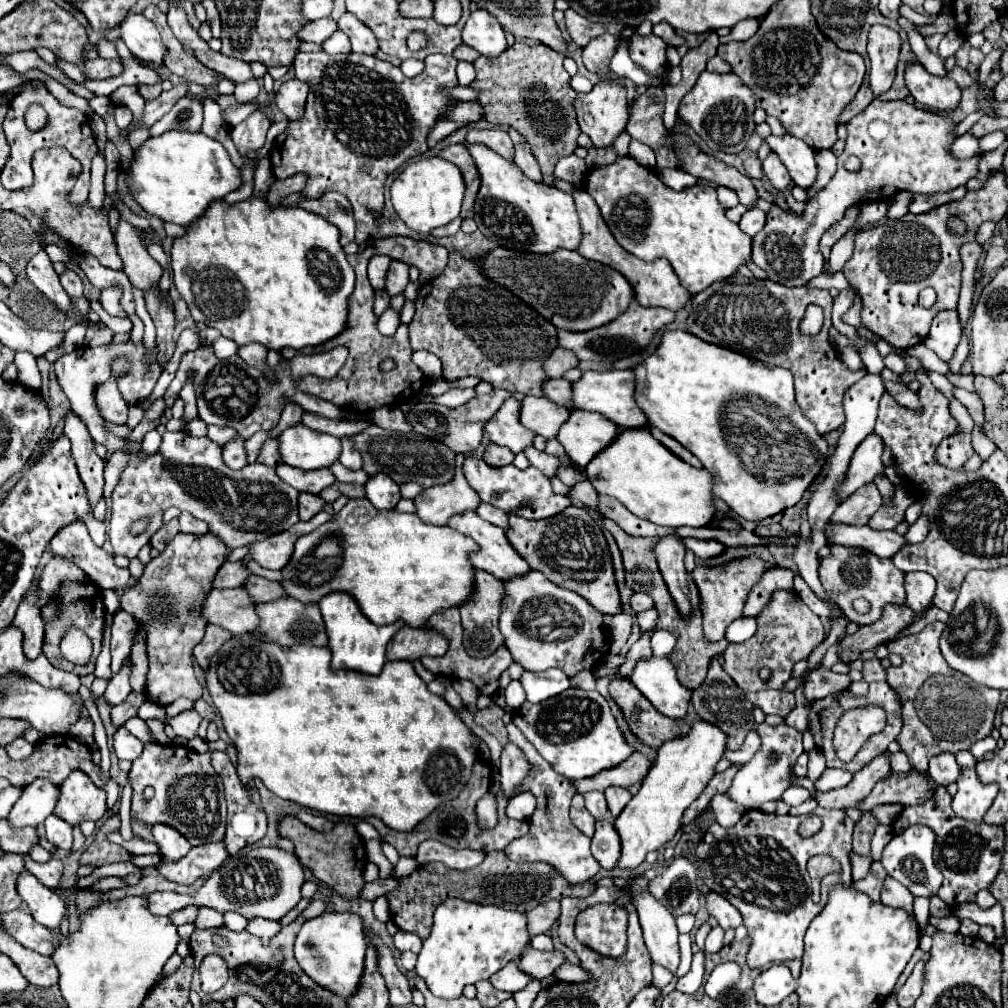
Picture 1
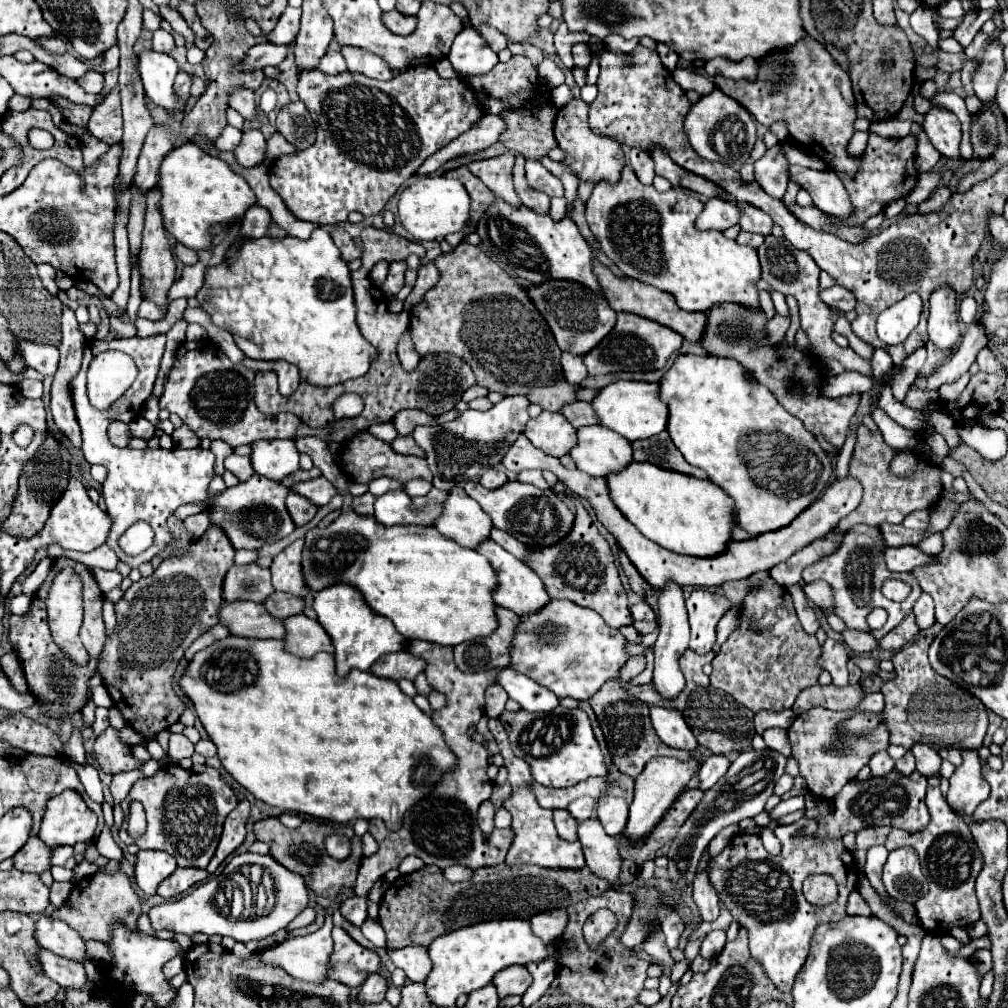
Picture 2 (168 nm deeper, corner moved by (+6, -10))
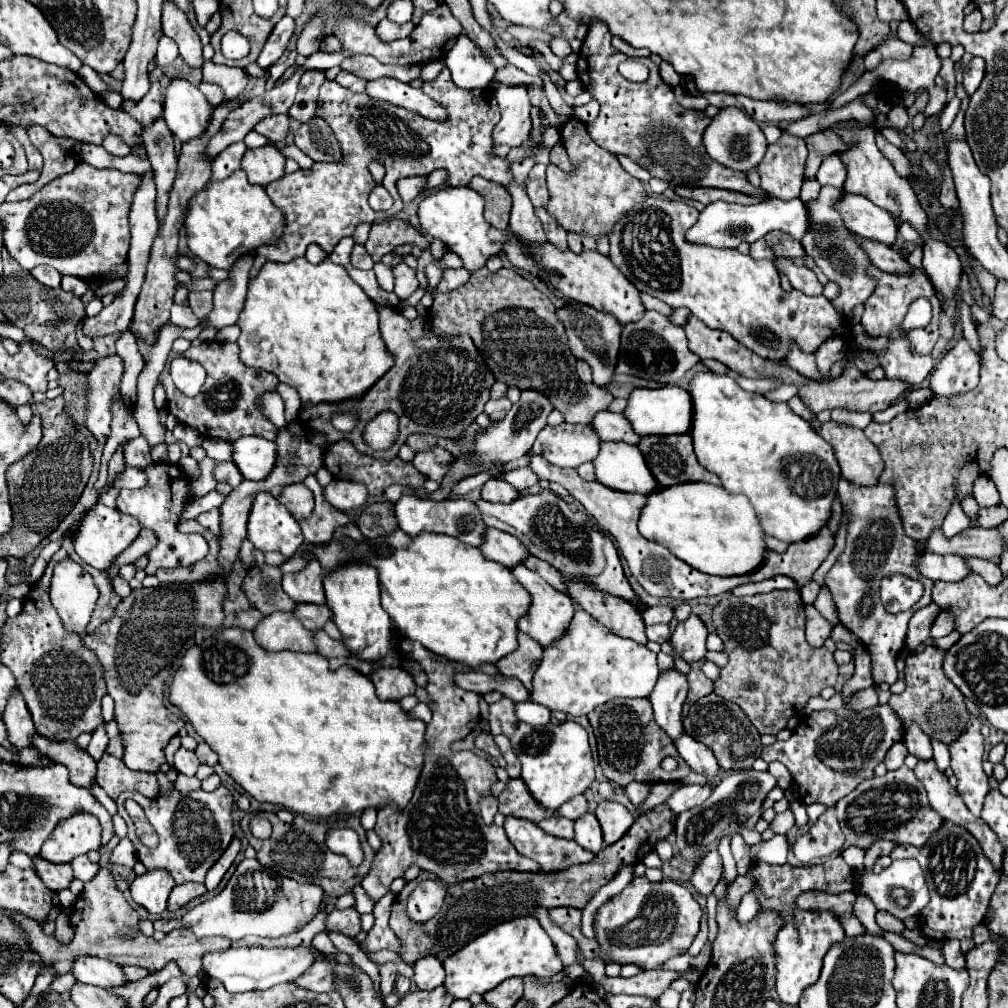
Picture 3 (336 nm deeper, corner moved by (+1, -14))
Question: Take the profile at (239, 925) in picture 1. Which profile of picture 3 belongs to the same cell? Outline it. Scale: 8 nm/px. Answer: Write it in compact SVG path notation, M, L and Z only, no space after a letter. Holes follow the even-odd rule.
M303 947L297 949L225 949L225 951L213 951L203 957L203 971L211 977L223 983L223 987L229 993L243 993L243 991L255 991L255 989L269 989L277 983L295 981L299 975L305 973L307 967L311 967L315 961L315 955Z

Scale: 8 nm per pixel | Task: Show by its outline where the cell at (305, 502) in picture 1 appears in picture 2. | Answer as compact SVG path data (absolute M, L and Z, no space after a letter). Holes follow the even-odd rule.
M290 493L288 495L286 507L288 507L290 517L292 517L292 521L294 521L296 527L306 525L316 515L316 509L318 509L312 501L308 501L308 499L304 499L304 497L296 495L296 493Z

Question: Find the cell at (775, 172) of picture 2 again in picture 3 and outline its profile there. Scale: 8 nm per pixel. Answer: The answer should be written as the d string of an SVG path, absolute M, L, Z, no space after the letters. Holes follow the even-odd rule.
M783 129L777 143L767 147L757 171L761 175L761 189L781 201L799 197L807 161L807 145Z

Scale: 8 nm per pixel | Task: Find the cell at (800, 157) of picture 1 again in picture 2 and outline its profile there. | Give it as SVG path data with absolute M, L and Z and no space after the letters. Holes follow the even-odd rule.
M790 165L788 173L794 183L798 183L802 189L810 193L814 205L820 207L820 211L840 217L852 213L852 203L848 199L848 193L834 171L812 171L806 167Z

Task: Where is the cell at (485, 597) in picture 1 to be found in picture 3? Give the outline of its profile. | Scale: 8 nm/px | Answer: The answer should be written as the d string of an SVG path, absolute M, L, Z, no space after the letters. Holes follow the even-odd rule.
M519 633L519 647L517 651L509 653L497 663L497 669L503 677L515 677L519 679L527 691L531 693L531 681L533 681L533 671L537 669L537 663L541 663L541 645L533 641L529 635Z

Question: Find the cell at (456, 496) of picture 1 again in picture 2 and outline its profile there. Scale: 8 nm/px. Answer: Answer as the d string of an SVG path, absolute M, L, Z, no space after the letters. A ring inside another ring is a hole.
M456 485L448 491L444 501L444 511L440 519L434 523L440 535L456 541L462 547L476 549L476 545L488 539L492 521L490 517L478 507L476 501L468 499L466 491Z

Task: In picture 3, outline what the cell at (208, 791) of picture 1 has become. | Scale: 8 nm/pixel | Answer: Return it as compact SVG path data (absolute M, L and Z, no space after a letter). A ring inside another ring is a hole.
M217 787L215 791L207 793L203 789L199 791L191 791L191 793L179 793L179 791L171 791L171 797L155 797L155 799L147 799L135 791L125 791L119 795L117 799L117 807L119 807L119 815L127 821L127 811L123 807L125 799L133 799L137 801L149 823L153 825L153 829L159 835L159 845L157 849L149 849L145 847L137 835L131 823L127 823L129 827L129 839L135 845L137 851L137 859L149 869L165 869L175 885L193 881L193 883L203 883L207 871L215 865L215 861L225 853L225 849L229 847L231 839L233 839L233 819L231 819L231 811L233 811L233 797L229 793L227 787Z

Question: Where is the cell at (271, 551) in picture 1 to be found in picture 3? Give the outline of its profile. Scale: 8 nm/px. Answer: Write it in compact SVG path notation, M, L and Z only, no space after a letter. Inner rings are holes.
M311 561L309 567L301 573L287 573L283 575L283 591L295 603L325 603L323 593L323 569L317 561Z

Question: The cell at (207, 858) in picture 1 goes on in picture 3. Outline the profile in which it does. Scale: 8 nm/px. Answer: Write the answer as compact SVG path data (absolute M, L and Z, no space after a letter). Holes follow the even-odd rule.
M183 883L183 885L177 885L173 891L171 891L171 897L169 897L169 905L167 909L169 911L177 911L179 907L187 905L189 901L205 895L207 889L205 885L199 885L199 883Z

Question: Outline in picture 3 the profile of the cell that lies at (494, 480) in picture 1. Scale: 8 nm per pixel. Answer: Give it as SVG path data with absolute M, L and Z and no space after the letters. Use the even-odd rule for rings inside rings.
M553 491L521 495L517 501L507 505L479 499L477 507L487 527L495 527L521 539L537 559L543 559L549 565L557 567L557 571L561 571L563 575L585 579L585 583L597 587L597 591L617 595L625 601L631 601L633 605L637 603L637 595L623 573L621 559L611 537L587 513L571 511L569 505Z

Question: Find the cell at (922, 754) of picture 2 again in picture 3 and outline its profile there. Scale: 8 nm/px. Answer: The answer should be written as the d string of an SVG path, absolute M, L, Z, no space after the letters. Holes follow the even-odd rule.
M911 723L909 729L905 729L903 735L903 743L909 749L911 755L915 755L917 759L931 759L933 751L931 751L931 741L929 737L921 731L921 727L917 727L917 723Z

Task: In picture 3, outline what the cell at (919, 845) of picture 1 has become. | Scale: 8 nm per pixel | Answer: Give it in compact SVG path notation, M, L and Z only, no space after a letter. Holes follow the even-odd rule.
M915 859L893 861L881 873L865 873L865 871L857 873L853 879L853 891L857 895L869 897L875 903L877 911L891 913L899 921L919 915L923 911L923 907L929 903L929 891L925 885L925 877L923 877L923 871Z

